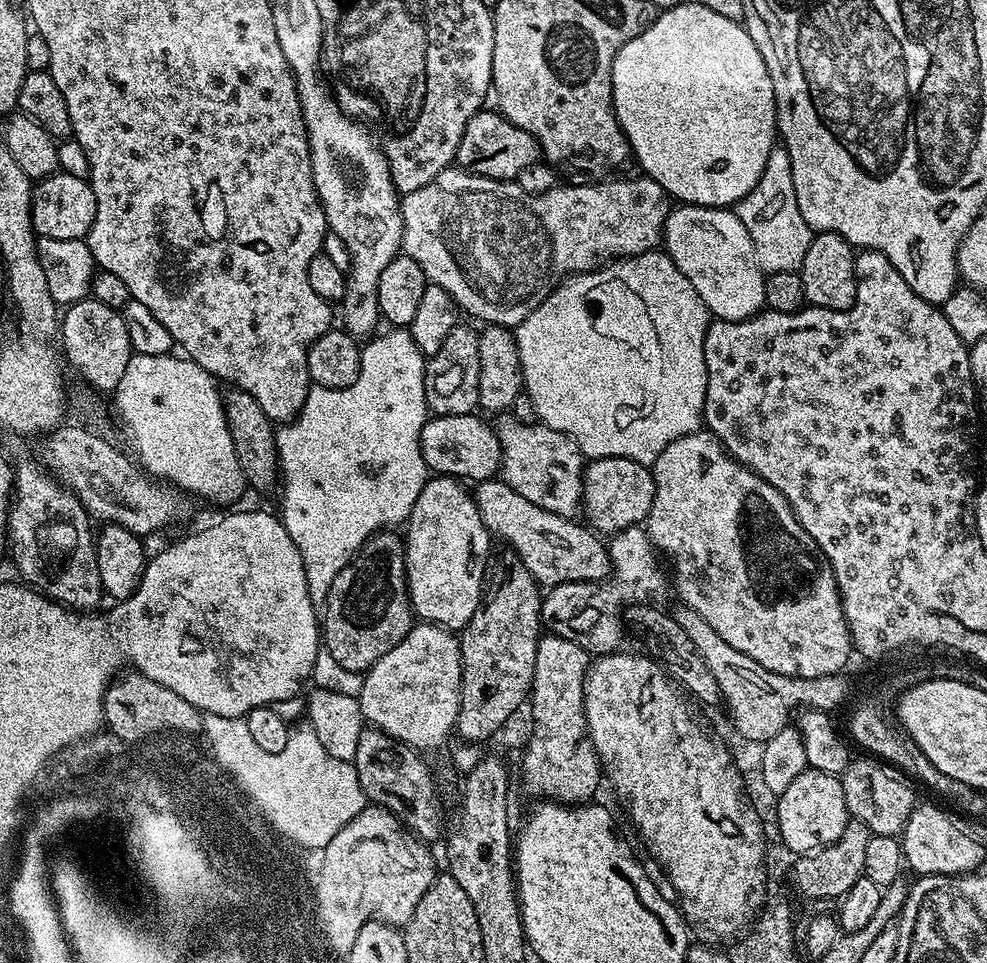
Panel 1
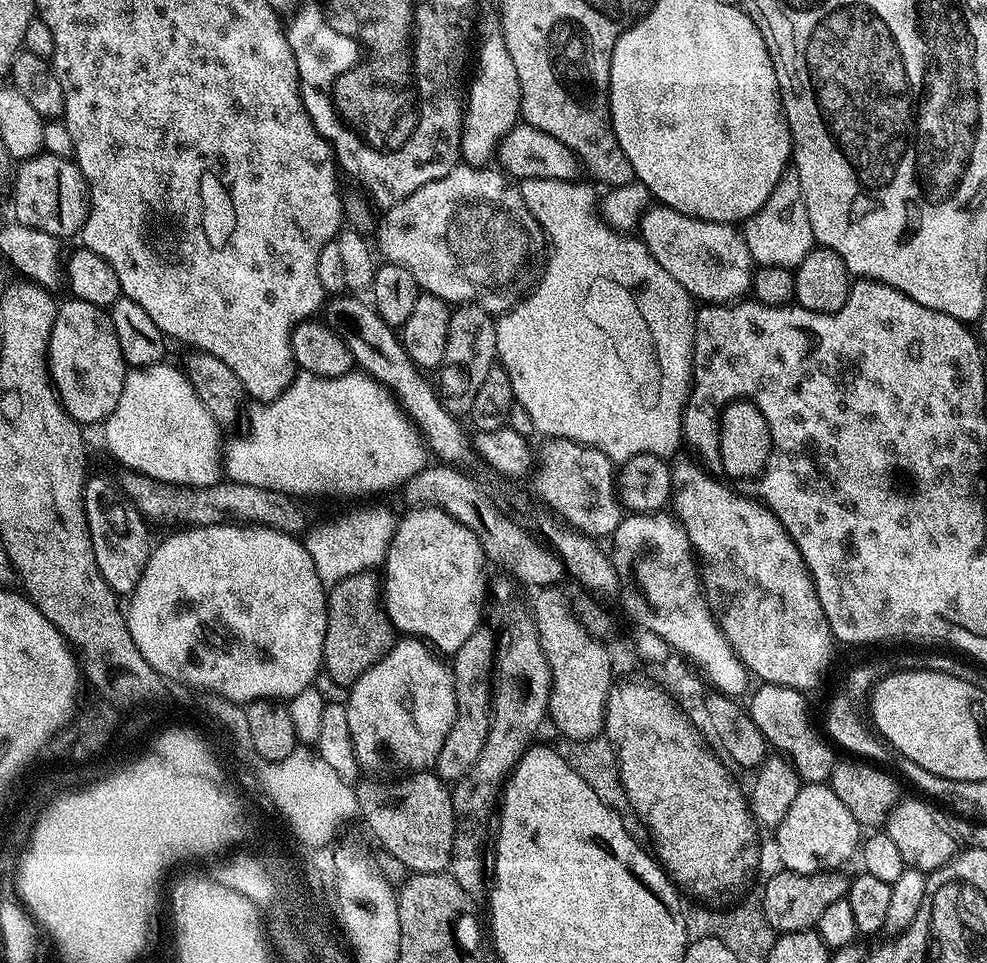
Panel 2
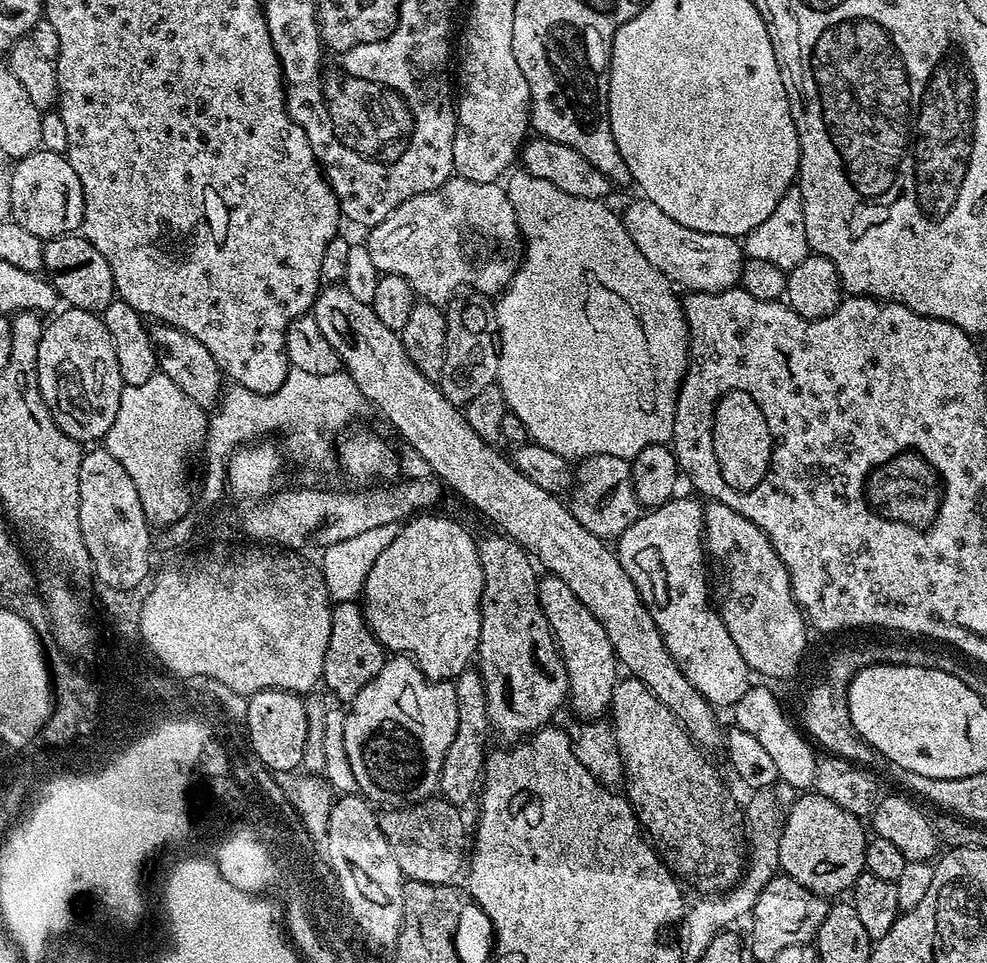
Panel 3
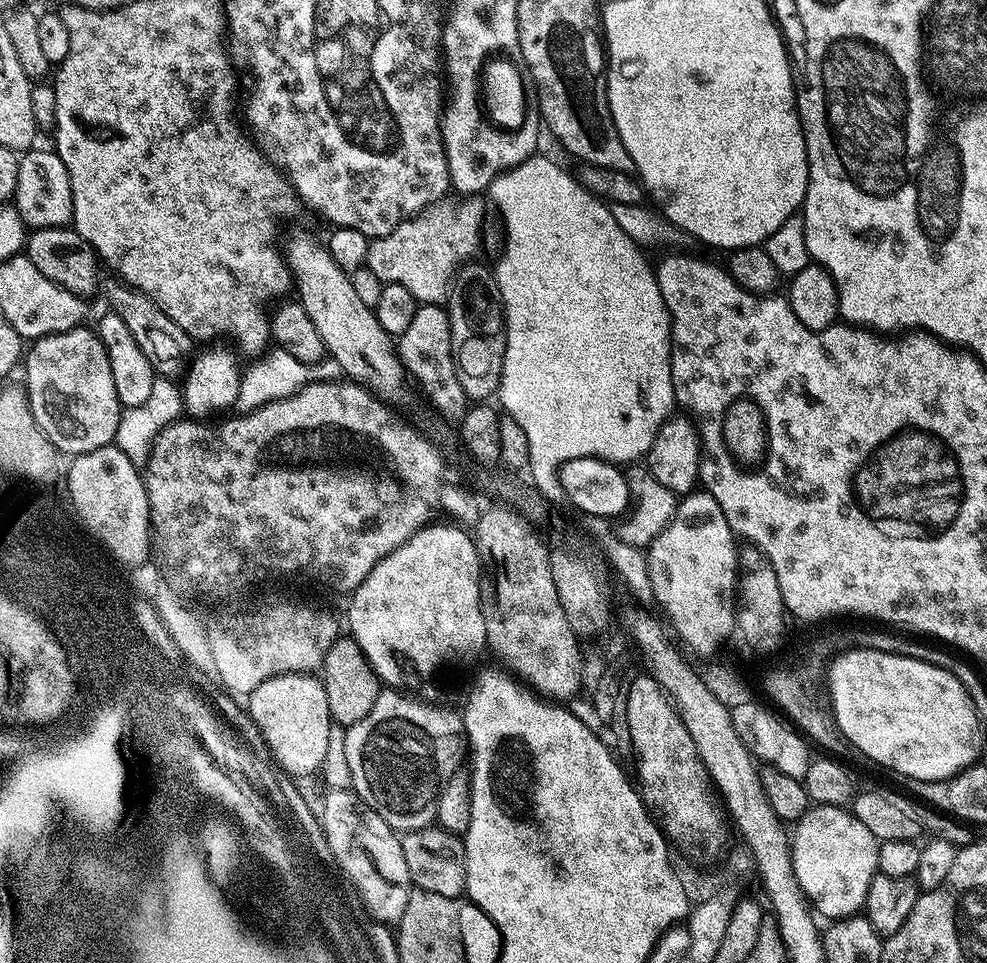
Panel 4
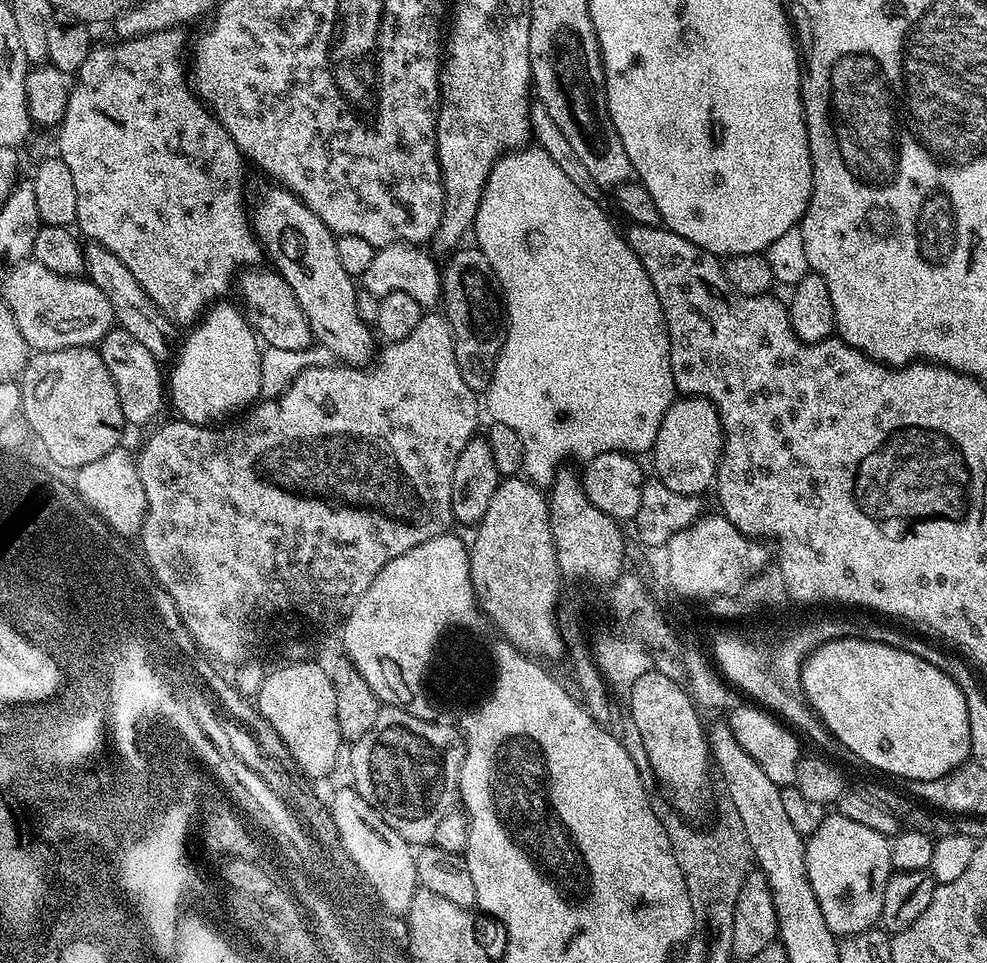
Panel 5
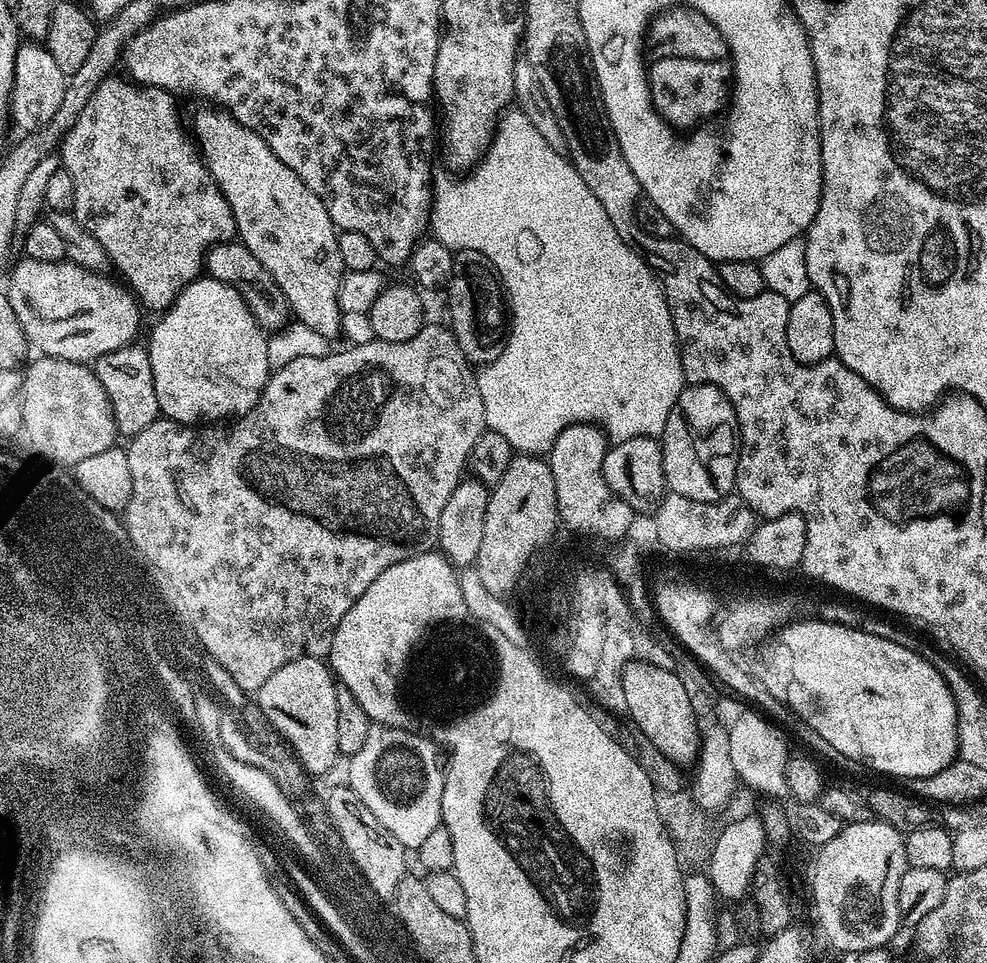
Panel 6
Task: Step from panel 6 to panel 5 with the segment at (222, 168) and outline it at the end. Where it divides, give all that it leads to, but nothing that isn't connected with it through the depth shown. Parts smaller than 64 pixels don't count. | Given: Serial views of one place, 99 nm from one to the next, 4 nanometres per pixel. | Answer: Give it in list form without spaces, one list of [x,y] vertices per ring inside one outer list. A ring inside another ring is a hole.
[[[271,186],[272,188],[264,188],[256,196],[256,205],[251,205],[250,219],[252,221],[252,230],[256,234],[256,239],[259,240],[261,249],[266,253],[272,261],[271,267],[279,272],[280,277],[290,286],[290,290],[294,290],[294,298],[298,298],[298,306],[302,306],[302,314],[306,314],[306,322],[310,322],[310,330],[313,337],[318,341],[321,348],[330,350],[333,357],[339,363],[349,366],[368,366],[374,360],[374,348],[372,352],[372,336],[374,337],[373,329],[366,322],[362,322],[362,318],[358,318],[358,306],[356,305],[356,293],[358,291],[357,281],[350,274],[346,274],[346,270],[342,270],[338,259],[338,246],[336,245],[336,236],[322,222],[322,218],[318,218],[318,214],[314,214],[314,210],[307,208],[304,203],[297,198],[292,192],[288,191],[283,186]]]

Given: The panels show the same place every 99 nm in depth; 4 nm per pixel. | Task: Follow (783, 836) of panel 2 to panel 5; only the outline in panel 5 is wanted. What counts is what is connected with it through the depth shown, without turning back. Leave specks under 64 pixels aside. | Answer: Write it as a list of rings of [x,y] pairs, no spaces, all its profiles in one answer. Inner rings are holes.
[[[839,814],[825,815],[818,830],[807,837],[804,853],[810,886],[814,886],[826,926],[837,938],[866,932],[881,923],[884,887],[894,871],[891,849],[889,837]]]

